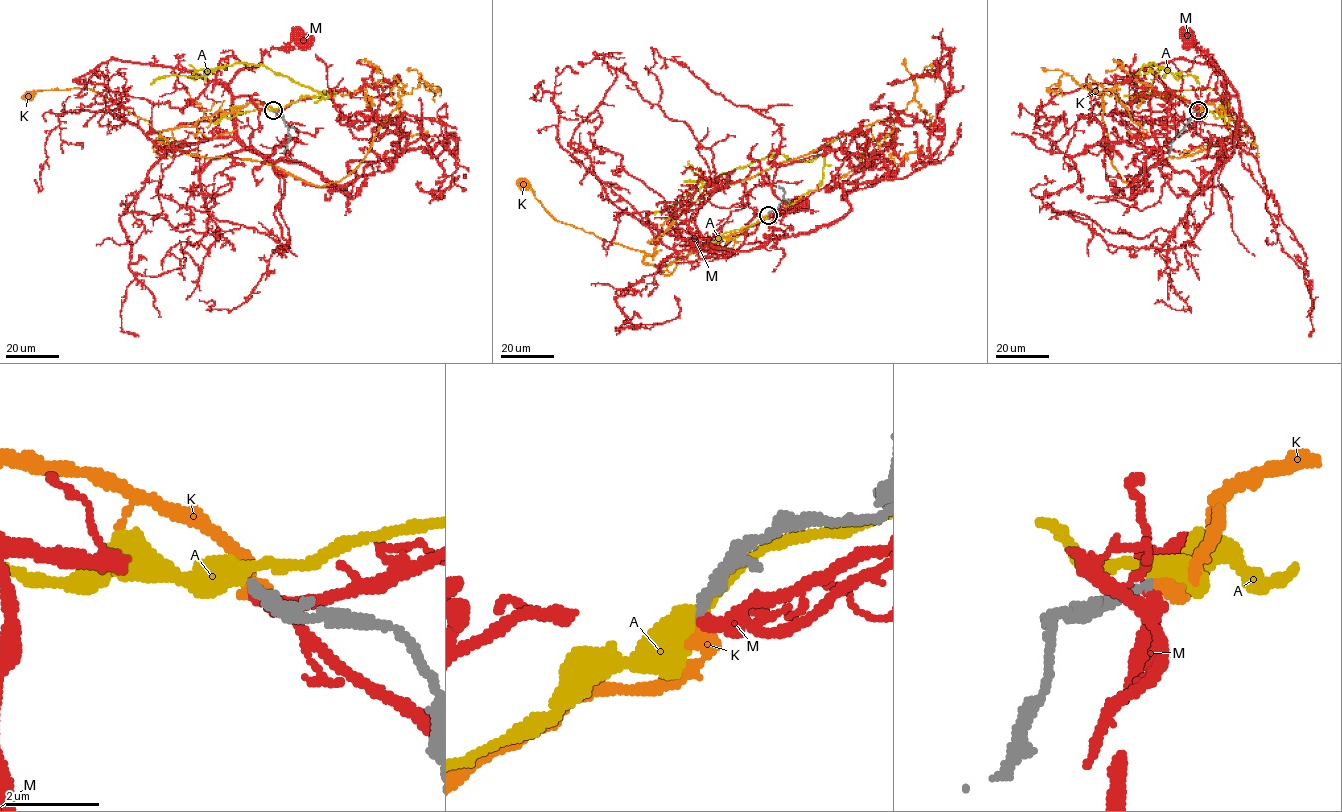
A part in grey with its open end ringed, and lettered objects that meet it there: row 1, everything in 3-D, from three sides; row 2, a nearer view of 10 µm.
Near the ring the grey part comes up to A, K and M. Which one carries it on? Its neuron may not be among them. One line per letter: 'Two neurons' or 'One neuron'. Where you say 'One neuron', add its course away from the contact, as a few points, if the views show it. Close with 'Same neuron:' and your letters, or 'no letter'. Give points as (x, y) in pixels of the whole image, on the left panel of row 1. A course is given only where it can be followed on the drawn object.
A: Two neurons
K: One neuron. Its course: (273, 110), (248, 103), (191, 126), (149, 133), (149, 122), (89, 89), (36, 90), (27, 96)
M: Two neurons
Same neuron: K

